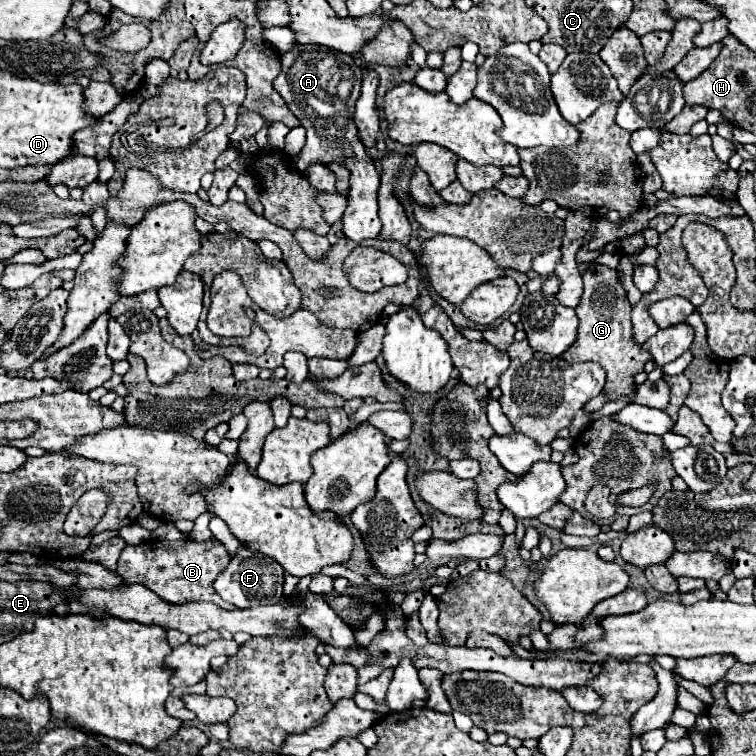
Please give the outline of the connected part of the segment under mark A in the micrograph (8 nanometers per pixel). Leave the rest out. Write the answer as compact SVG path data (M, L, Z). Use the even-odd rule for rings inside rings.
M296 45L288 53L280 55L280 75L274 81L274 89L282 95L288 109L300 119L306 129L306 145L300 151L302 157L344 157L342 165L352 173L348 191L348 209L342 215L342 233L352 241L374 239L380 235L382 223L378 219L376 193L380 187L380 173L376 163L366 155L364 145L358 139L352 113L356 99L360 97L362 69L350 55L322 49L318 45Z

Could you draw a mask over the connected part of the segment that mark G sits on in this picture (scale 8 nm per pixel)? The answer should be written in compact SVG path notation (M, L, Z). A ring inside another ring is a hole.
M594 265L584 275L584 295L580 305L576 307L576 315L580 321L580 329L576 333L576 341L572 349L562 355L564 361L596 361L600 363L608 377L606 377L606 399L618 401L628 397L634 391L634 375L644 369L646 361L652 361L650 353L644 351L638 343L632 341L632 323L630 323L630 303L626 299L626 291L618 281L616 269Z

